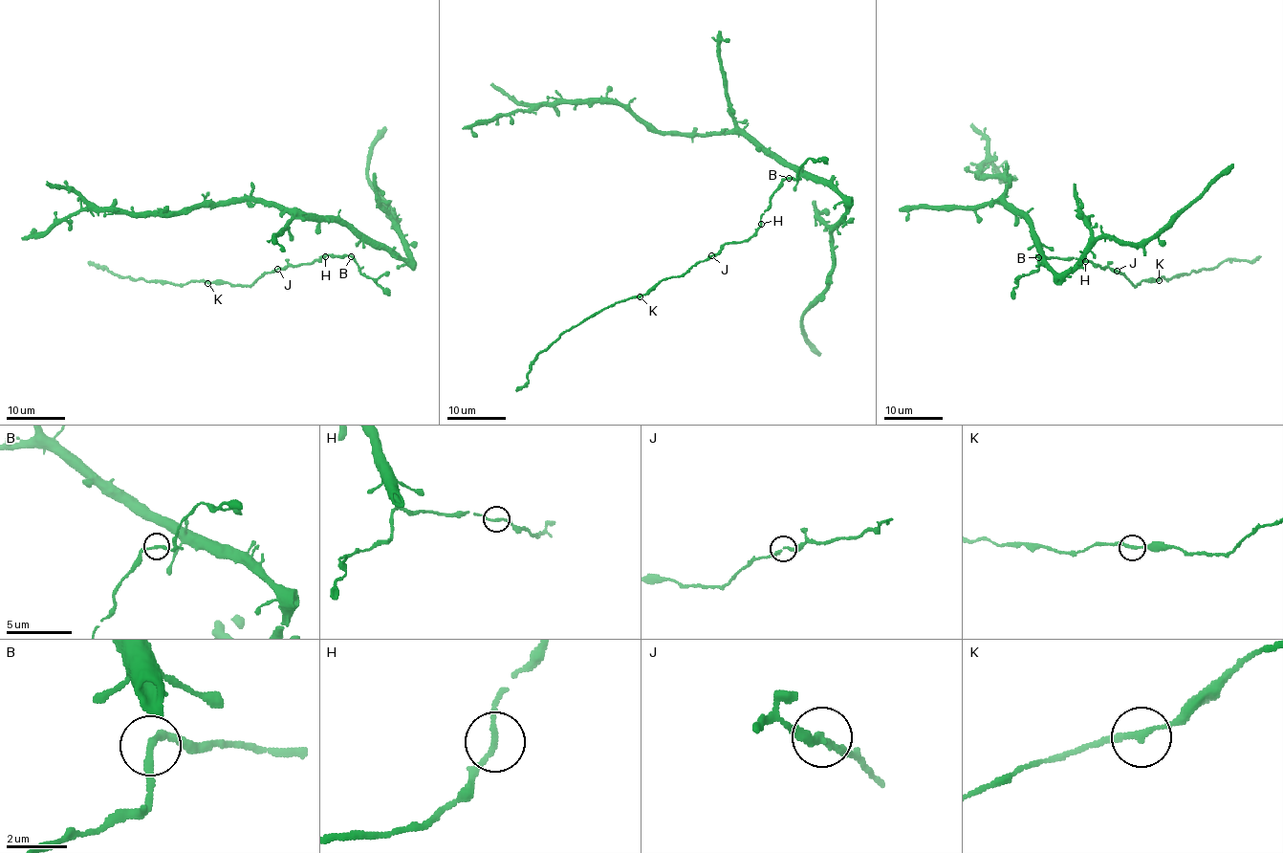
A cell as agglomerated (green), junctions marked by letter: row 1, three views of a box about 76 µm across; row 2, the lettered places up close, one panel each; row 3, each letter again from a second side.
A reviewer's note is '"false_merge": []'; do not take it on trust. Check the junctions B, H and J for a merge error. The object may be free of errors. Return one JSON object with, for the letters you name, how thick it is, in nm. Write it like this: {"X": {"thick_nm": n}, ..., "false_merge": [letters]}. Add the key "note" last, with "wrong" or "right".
{"false_merge": [], "note": "right"}

